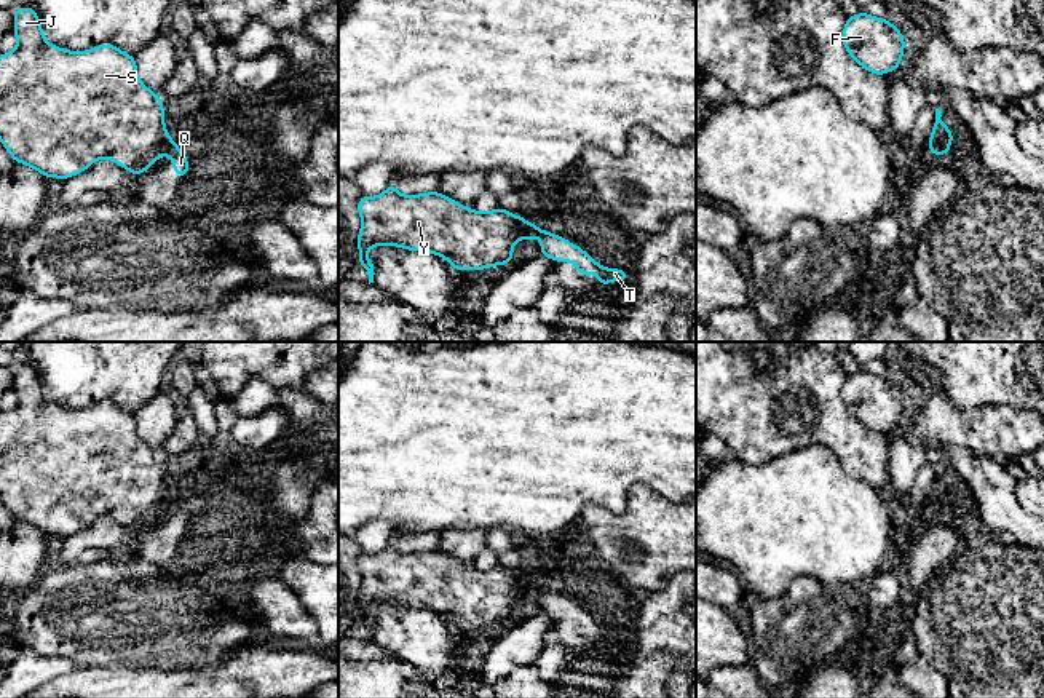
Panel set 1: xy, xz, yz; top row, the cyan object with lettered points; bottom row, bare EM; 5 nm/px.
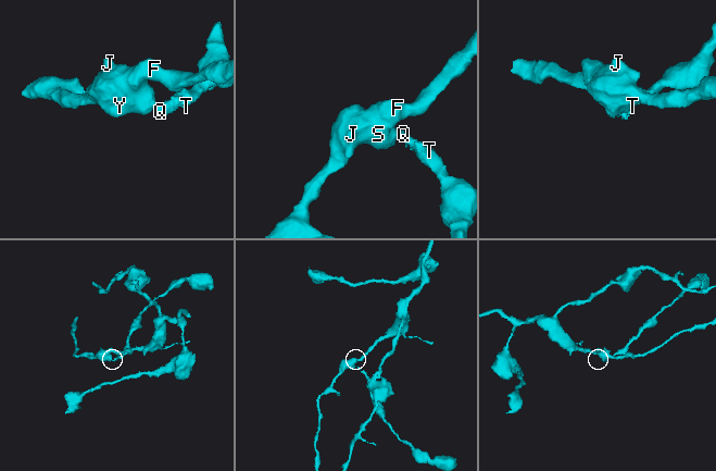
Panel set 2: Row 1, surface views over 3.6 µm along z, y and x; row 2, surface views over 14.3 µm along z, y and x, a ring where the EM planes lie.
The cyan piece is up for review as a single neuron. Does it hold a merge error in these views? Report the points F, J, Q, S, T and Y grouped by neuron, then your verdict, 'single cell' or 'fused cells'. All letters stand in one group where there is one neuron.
groups F J S Y / Q T; fused cells

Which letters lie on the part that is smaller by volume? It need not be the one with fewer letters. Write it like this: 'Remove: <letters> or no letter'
Remove: Q, T

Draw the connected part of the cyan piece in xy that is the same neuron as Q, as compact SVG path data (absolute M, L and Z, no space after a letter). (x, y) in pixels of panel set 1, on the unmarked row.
M169 494L164 498L161 513L168 513L172 518L172 527L177 533L187 535L188 514L180 511L180 505Z

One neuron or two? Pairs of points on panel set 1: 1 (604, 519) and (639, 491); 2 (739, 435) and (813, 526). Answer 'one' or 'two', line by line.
1: one
2: two

